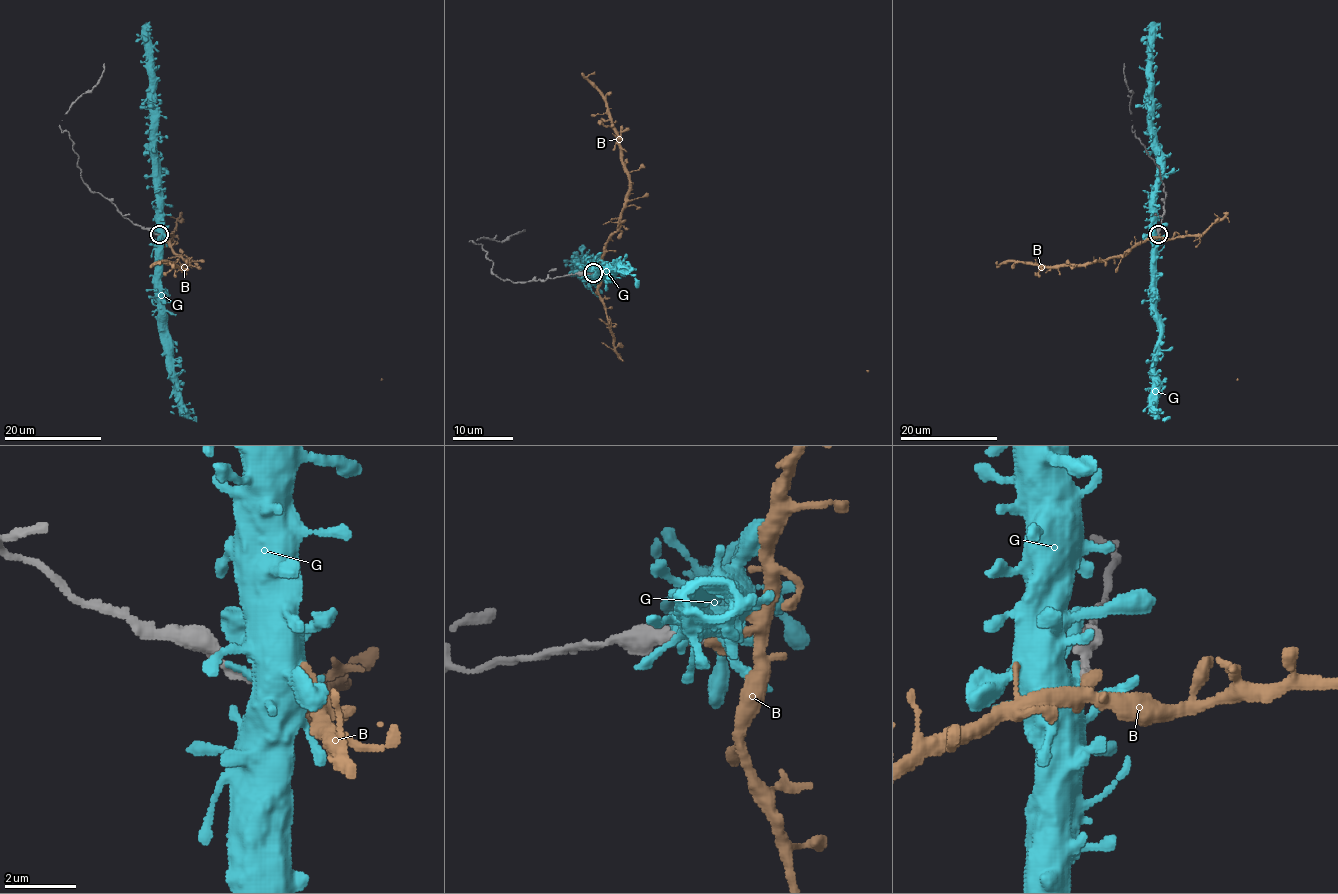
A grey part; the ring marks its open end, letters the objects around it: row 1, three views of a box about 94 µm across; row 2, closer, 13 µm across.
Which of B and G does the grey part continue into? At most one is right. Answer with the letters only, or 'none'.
none

